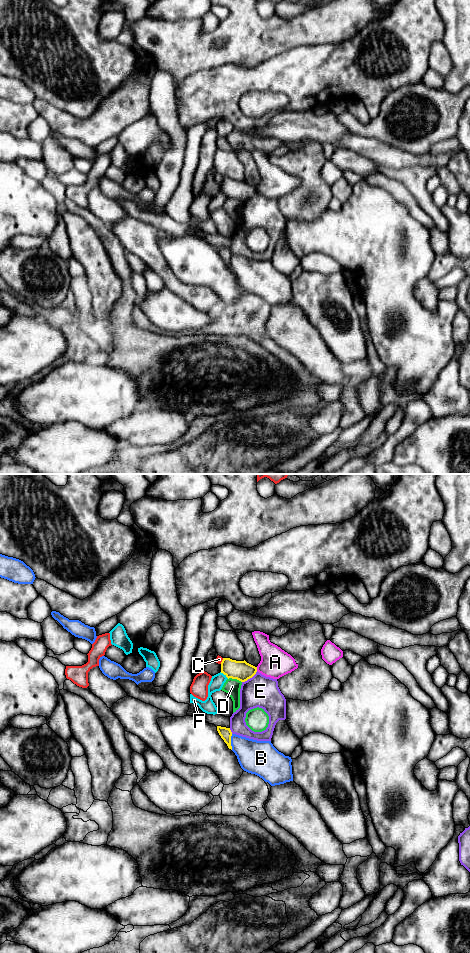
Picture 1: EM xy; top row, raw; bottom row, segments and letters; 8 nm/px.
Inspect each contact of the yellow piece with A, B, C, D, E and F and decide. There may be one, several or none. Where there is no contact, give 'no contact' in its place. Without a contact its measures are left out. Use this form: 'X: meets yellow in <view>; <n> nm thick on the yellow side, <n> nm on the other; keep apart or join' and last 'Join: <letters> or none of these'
A: meets yellow in xy; 160 nm thick on the yellow side, 240 nm on the other; keep apart
B: meets yellow in xy; 90 nm thick on the yellow side, 280 nm on the other; keep apart
C: meets yellow in xy; 160 nm thick on the yellow side, 50 nm on the other; keep apart
D: meets yellow in xy; 160 nm thick on the yellow side, 130 nm on the other; keep apart
E: meets yellow in xy; 160 nm thick on the yellow side, 260 nm on the other; keep apart
F: meets yellow in xy; 160 nm thick on the yellow side, 110 nm on the other; keep apart
Join: none of these

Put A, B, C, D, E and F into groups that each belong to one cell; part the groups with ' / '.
A / B / C / D / E / F

